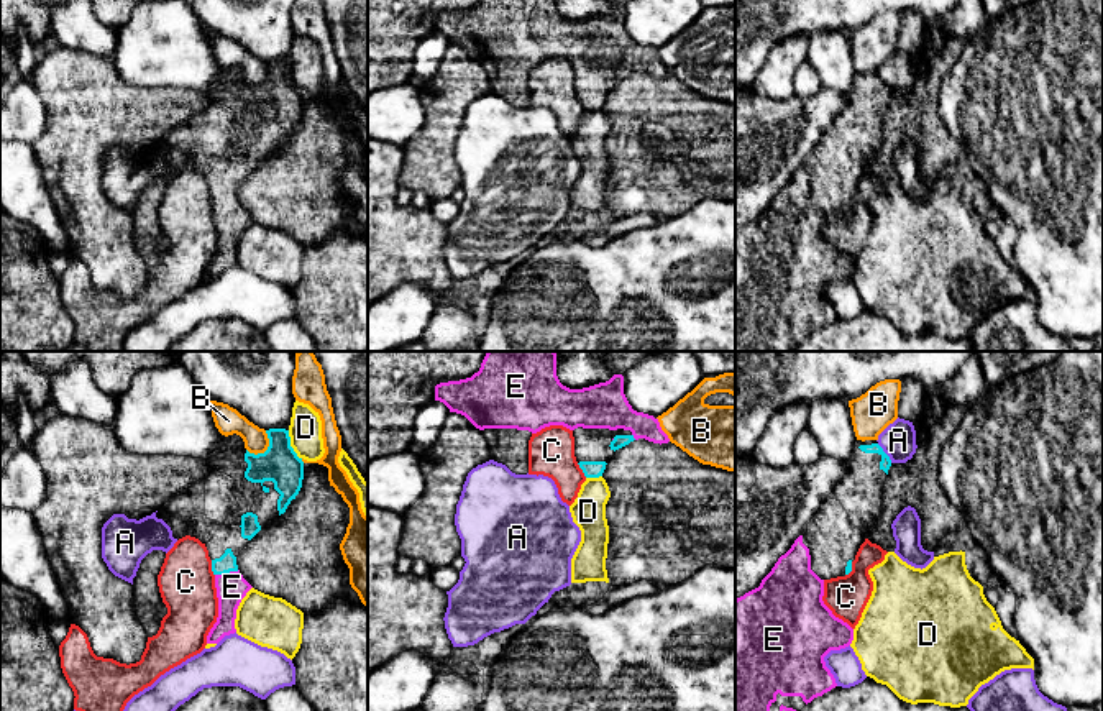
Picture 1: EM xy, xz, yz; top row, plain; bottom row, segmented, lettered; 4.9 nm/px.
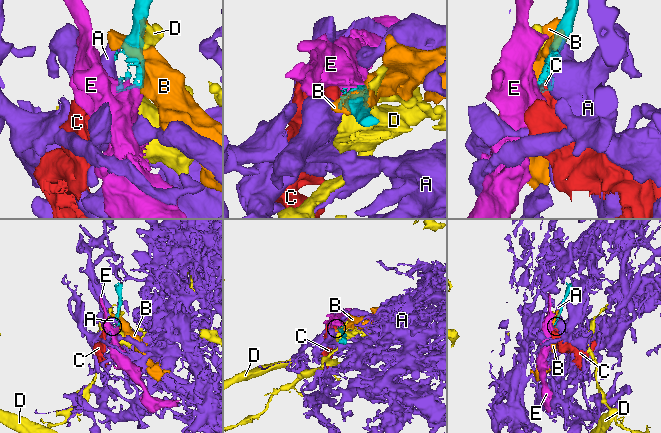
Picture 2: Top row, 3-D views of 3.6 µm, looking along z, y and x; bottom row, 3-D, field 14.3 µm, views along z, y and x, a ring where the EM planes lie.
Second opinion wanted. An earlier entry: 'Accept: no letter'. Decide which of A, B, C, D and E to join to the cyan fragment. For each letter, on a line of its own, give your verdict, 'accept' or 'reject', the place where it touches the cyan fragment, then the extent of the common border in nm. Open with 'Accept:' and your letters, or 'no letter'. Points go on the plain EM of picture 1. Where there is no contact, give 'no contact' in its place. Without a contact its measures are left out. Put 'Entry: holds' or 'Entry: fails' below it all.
Accept: E
A: reject; contact yz (885, 86); length 120 nm
B: reject; contact xy (268, 81); length 150 nm
C: reject; contact xy (212, 201); length 80 nm
D: reject; contact xy (289, 77); length 160 nm
E: accept; contact xy (227, 204); length 120 nm
Entry: fails

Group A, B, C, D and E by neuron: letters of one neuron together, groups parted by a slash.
A / B / C / D / E

